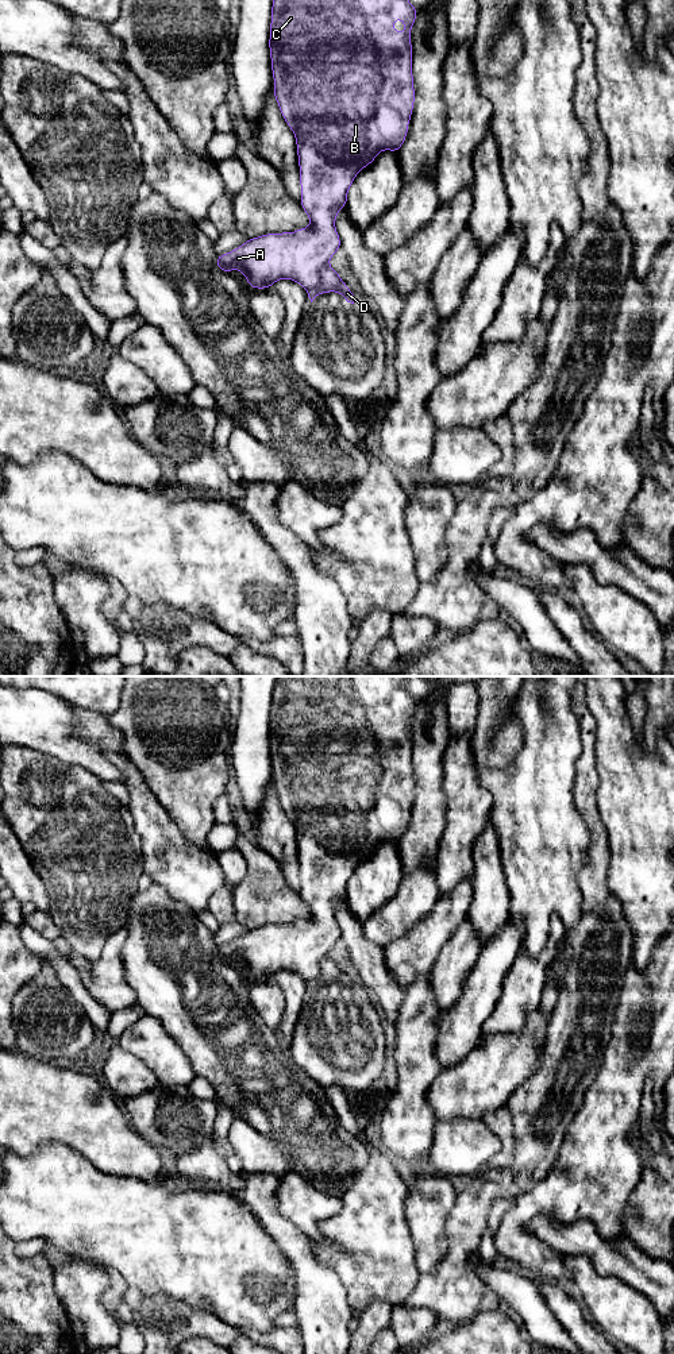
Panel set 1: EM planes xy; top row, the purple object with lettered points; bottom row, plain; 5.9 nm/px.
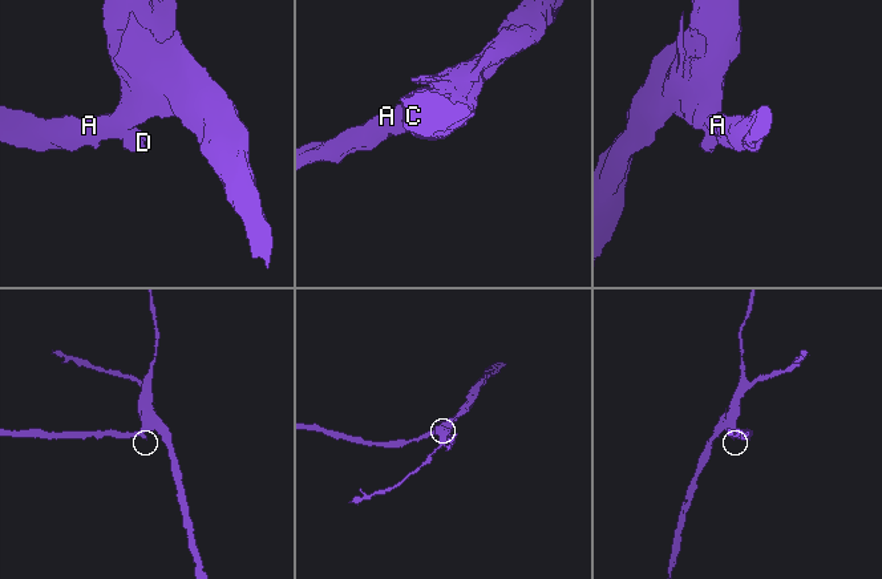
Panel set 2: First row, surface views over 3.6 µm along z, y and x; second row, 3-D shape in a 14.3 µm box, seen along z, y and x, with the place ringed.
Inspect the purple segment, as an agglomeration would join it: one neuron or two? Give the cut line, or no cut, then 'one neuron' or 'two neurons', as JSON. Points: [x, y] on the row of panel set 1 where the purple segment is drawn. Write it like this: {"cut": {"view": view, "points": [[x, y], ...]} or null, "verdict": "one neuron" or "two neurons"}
{"cut": {"view": "xy", "points": [[327, 263], [320, 272], [320, 282], [308, 292]]}, "verdict": "two neurons"}

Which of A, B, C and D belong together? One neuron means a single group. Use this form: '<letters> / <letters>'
A B C / D

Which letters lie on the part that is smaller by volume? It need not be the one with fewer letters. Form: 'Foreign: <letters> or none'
Foreign: D

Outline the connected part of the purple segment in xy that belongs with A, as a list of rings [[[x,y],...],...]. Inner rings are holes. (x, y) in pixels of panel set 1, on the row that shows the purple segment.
[[[273,0],[271,22],[270,22],[270,59],[274,78],[273,93],[278,103],[280,112],[296,136],[297,157],[300,167],[300,186],[301,186],[301,207],[311,217],[308,228],[300,228],[292,234],[265,234],[262,236],[247,239],[240,247],[228,254],[216,256],[216,266],[224,273],[230,274],[235,267],[246,275],[246,282],[250,288],[266,289],[281,278],[293,279],[308,292],[319,288],[320,271],[328,265],[331,256],[340,250],[340,238],[335,228],[336,213],[347,205],[347,192],[354,182],[355,175],[361,169],[375,161],[375,157],[382,150],[398,153],[408,135],[408,123],[411,121],[412,108],[415,105],[415,88],[412,74],[412,43],[411,32],[419,9],[408,0]],[[393,20],[403,20],[405,23],[405,32],[396,32],[392,27]]]

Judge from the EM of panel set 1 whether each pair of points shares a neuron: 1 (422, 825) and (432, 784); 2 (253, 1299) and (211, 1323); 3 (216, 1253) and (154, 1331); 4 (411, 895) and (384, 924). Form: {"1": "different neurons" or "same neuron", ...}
{"1": "same neuron", "2": "different neurons", "3": "different neurons", "4": "same neuron"}

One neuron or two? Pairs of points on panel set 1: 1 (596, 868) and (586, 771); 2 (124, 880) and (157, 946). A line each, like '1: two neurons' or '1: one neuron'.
1: one neuron
2: two neurons

